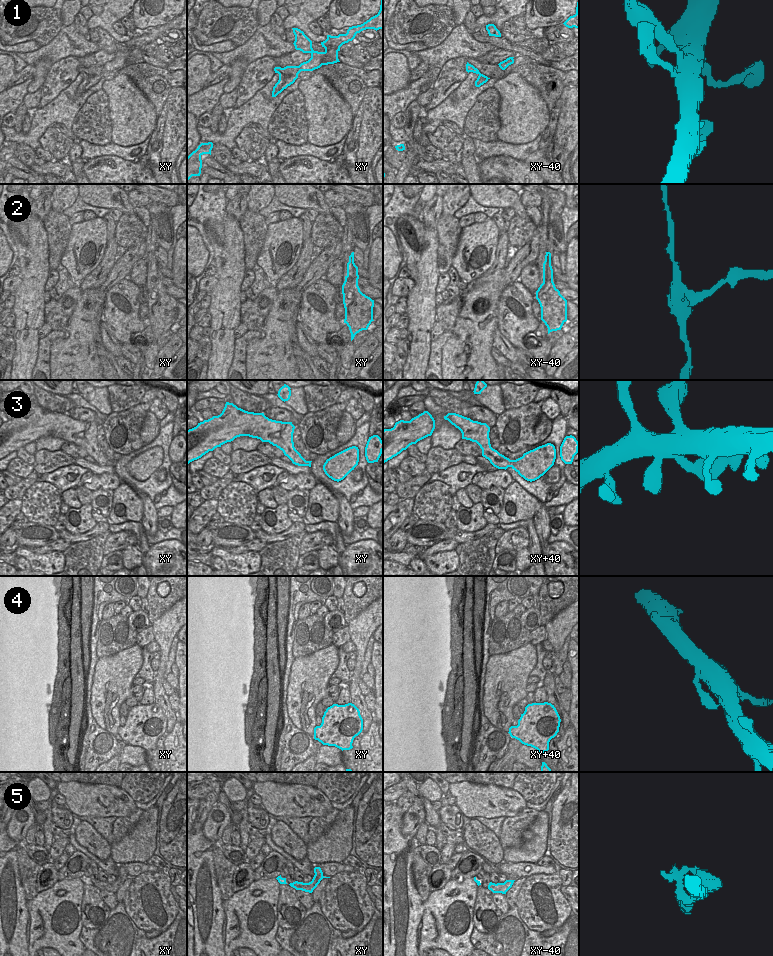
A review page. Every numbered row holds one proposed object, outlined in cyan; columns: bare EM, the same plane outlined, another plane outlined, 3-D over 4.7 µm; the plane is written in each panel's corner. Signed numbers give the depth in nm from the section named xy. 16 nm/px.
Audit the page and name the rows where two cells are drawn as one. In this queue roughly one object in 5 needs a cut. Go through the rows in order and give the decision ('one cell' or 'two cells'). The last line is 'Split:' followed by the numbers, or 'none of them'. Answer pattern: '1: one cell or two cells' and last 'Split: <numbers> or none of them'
1: one cell
2: two cells
3: one cell
4: one cell
5: one cell
Split: 2

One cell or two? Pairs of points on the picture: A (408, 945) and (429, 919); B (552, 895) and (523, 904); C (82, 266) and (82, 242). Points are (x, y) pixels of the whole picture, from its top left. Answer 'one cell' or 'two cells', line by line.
A: two cells
B: one cell
C: one cell

